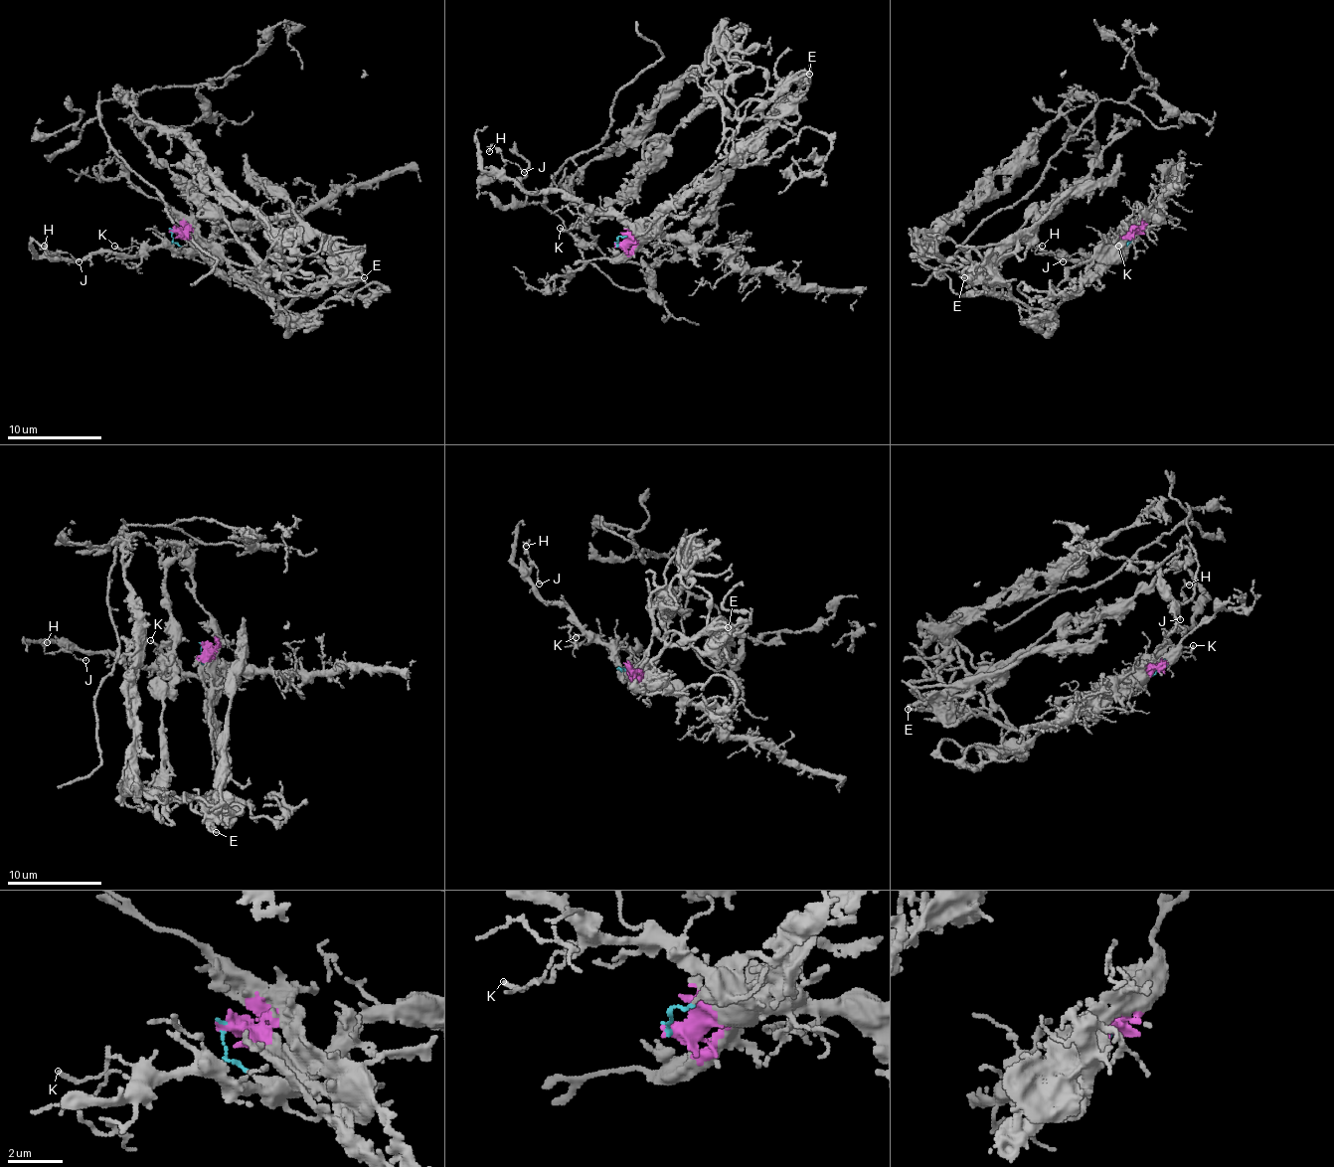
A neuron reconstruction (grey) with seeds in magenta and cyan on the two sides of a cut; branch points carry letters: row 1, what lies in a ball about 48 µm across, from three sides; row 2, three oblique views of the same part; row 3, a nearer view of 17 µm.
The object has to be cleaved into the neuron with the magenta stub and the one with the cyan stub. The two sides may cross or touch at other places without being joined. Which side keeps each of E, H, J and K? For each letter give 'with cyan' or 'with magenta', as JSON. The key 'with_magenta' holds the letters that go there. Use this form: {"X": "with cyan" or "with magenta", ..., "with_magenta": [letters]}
{"E": "with magenta", "H": "with cyan", "J": "with cyan", "K": "with cyan", "with_magenta": ["E"]}

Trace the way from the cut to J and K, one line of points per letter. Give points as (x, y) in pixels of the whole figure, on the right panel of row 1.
J: (1134, 231), (1118, 252), (1106, 248), (1083, 252), (1083, 259), (1052, 252), (1064, 261)
K: (1134, 231), (1129, 241), (1115, 252), (1106, 248), (1120, 248), (1118, 246)

